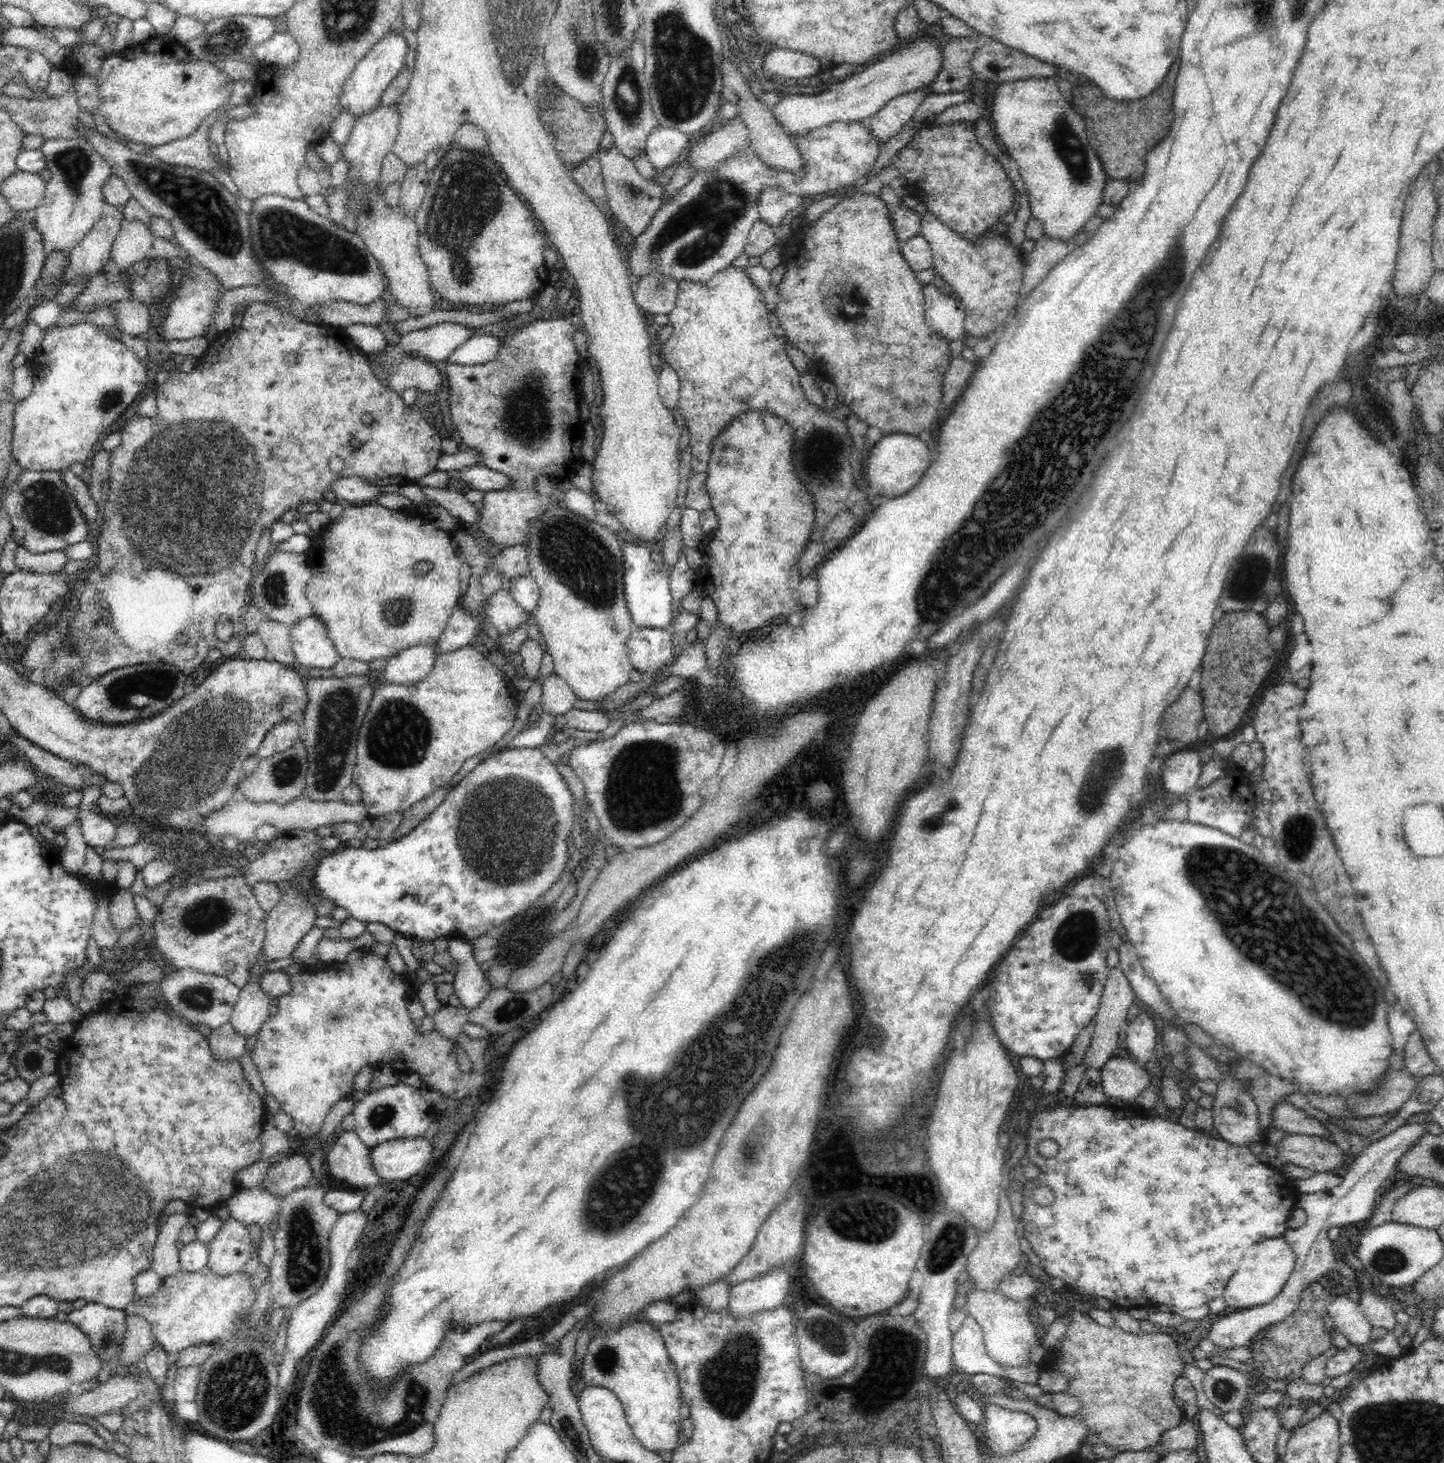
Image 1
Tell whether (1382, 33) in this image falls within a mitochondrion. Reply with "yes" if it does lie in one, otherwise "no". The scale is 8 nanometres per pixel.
no

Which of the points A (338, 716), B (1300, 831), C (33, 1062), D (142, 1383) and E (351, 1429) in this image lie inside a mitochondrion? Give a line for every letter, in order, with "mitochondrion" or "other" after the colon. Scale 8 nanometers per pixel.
A: mitochondrion
B: mitochondrion
C: mitochondrion
D: other
E: mitochondrion

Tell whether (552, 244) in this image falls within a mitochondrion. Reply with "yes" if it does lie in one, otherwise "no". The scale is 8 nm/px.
no

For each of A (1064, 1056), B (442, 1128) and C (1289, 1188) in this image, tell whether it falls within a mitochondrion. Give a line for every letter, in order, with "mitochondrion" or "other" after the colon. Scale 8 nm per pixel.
A: other
B: other
C: other

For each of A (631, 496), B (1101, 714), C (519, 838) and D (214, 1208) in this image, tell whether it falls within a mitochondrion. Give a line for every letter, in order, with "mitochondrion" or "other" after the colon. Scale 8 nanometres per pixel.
A: other
B: other
C: mitochondrion
D: other

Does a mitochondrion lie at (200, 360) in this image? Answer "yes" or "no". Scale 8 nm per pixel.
no

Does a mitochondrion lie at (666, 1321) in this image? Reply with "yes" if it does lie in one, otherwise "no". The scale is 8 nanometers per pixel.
no

